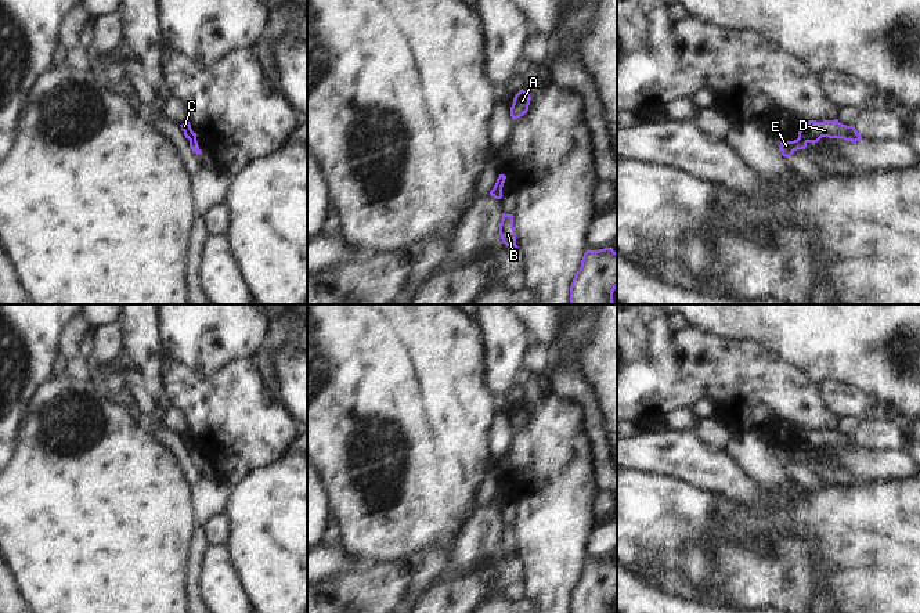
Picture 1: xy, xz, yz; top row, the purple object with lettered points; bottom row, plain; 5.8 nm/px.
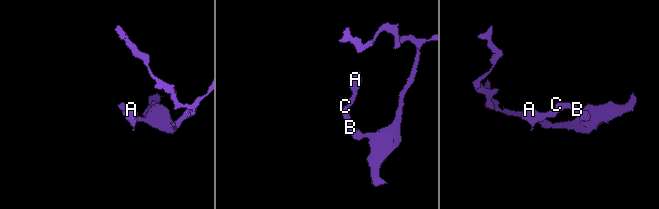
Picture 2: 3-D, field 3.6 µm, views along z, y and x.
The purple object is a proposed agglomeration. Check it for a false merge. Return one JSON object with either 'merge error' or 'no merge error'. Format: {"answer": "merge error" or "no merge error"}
{"answer": "merge error"}

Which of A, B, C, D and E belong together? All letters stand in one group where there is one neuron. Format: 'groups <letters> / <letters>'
groups A E / B C D

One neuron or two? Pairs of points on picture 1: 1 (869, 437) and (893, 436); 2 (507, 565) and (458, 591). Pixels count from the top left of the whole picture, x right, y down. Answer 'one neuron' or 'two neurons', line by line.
1: one neuron
2: one neuron

